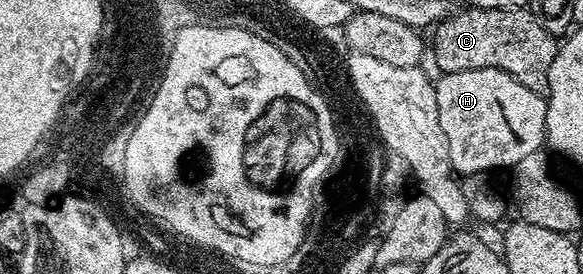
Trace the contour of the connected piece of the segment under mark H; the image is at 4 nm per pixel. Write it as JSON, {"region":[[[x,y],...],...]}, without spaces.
{"region":[[[493,68],[443,74],[440,79],[435,82],[437,116],[441,116],[441,132],[445,132],[445,140],[449,140],[449,160],[453,164],[456,174],[460,176],[466,176],[466,174],[483,174],[486,170],[499,170],[502,166],[514,168],[518,162],[525,160],[525,156],[537,152],[544,145],[547,136],[547,99],[544,95],[537,92],[529,92],[529,88],[525,88],[525,84],[521,84],[513,76],[509,76],[505,72],[494,70]]]}

